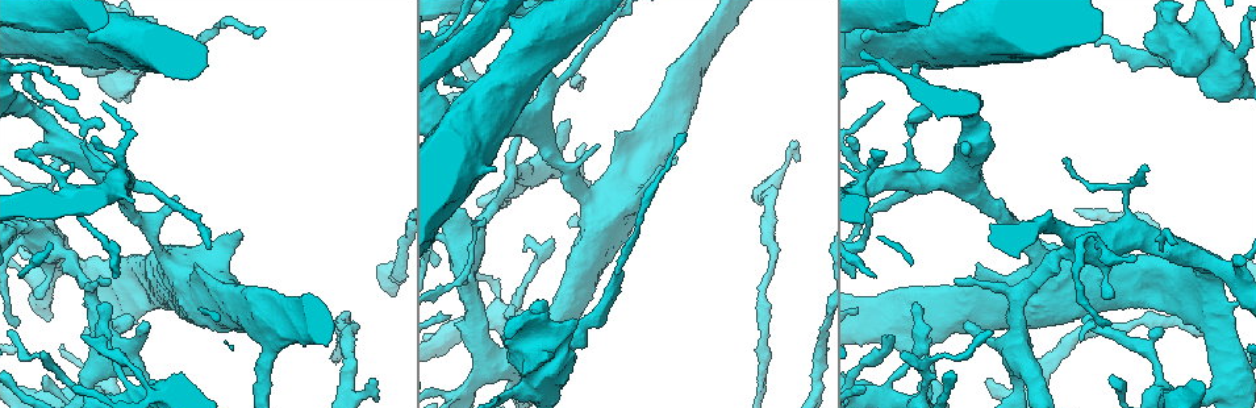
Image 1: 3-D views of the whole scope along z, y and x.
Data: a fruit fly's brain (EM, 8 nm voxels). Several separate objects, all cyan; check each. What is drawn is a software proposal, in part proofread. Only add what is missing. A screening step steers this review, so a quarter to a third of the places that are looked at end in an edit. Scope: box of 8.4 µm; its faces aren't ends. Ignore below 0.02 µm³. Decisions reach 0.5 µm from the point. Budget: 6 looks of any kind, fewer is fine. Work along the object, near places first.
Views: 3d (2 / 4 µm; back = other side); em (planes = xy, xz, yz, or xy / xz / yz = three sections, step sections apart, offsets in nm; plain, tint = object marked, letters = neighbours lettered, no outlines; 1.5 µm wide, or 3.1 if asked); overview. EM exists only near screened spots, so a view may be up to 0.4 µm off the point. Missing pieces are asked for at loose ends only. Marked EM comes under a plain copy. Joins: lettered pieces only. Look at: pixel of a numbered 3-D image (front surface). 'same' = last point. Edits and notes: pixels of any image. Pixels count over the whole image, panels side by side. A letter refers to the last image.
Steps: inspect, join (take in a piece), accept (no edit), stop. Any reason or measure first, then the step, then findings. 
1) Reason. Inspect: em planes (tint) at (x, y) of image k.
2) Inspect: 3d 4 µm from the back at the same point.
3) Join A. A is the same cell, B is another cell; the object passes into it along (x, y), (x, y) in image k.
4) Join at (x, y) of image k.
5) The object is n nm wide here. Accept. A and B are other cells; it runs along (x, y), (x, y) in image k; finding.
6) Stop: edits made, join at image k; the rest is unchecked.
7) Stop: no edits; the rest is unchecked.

Thin end. Inspect: 3d 4 µm at (102, 104) of image 1.

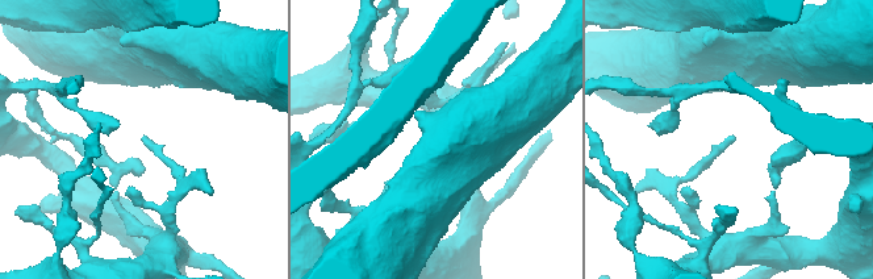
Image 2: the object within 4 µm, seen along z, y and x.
Need the tissue. Inspect: em planes (letters) at (141, 138) of image 2.

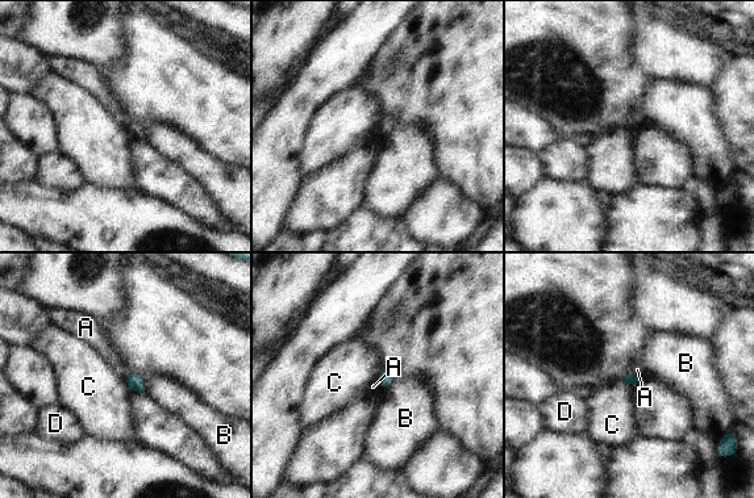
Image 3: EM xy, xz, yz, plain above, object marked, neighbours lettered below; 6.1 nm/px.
Accept. A, B, C and D are other cells; a border runs along (376, 376), (378, 384), (382, 388) in image 3; none of them fits.

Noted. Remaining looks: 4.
Free end. Inspect: em planes (letters) at (793, 144) of image 1.

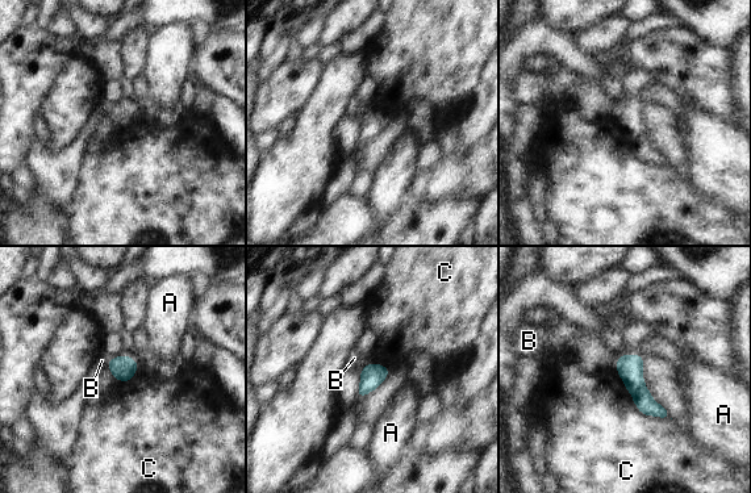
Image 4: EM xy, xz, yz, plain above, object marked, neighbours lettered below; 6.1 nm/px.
Accept. A, B and C are other cells; it runs along (622, 358), (639, 393), (664, 414) in image 4; no lettered piece goes on from it.

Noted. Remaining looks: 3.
Tapers out. Inspect: em planes (letters) at (109, 285) of image 1.

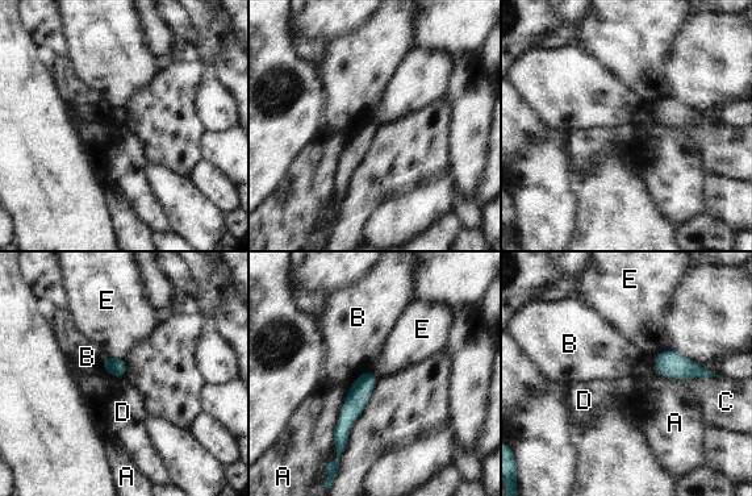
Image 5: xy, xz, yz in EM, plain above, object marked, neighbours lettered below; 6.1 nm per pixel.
Accept. A, B, C, D and E are other cells; a border runs along (104, 370), (122, 376) in image 5; no lettered piece goes on from it.

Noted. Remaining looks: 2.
Stop: no edits; the rest is unchecked.

